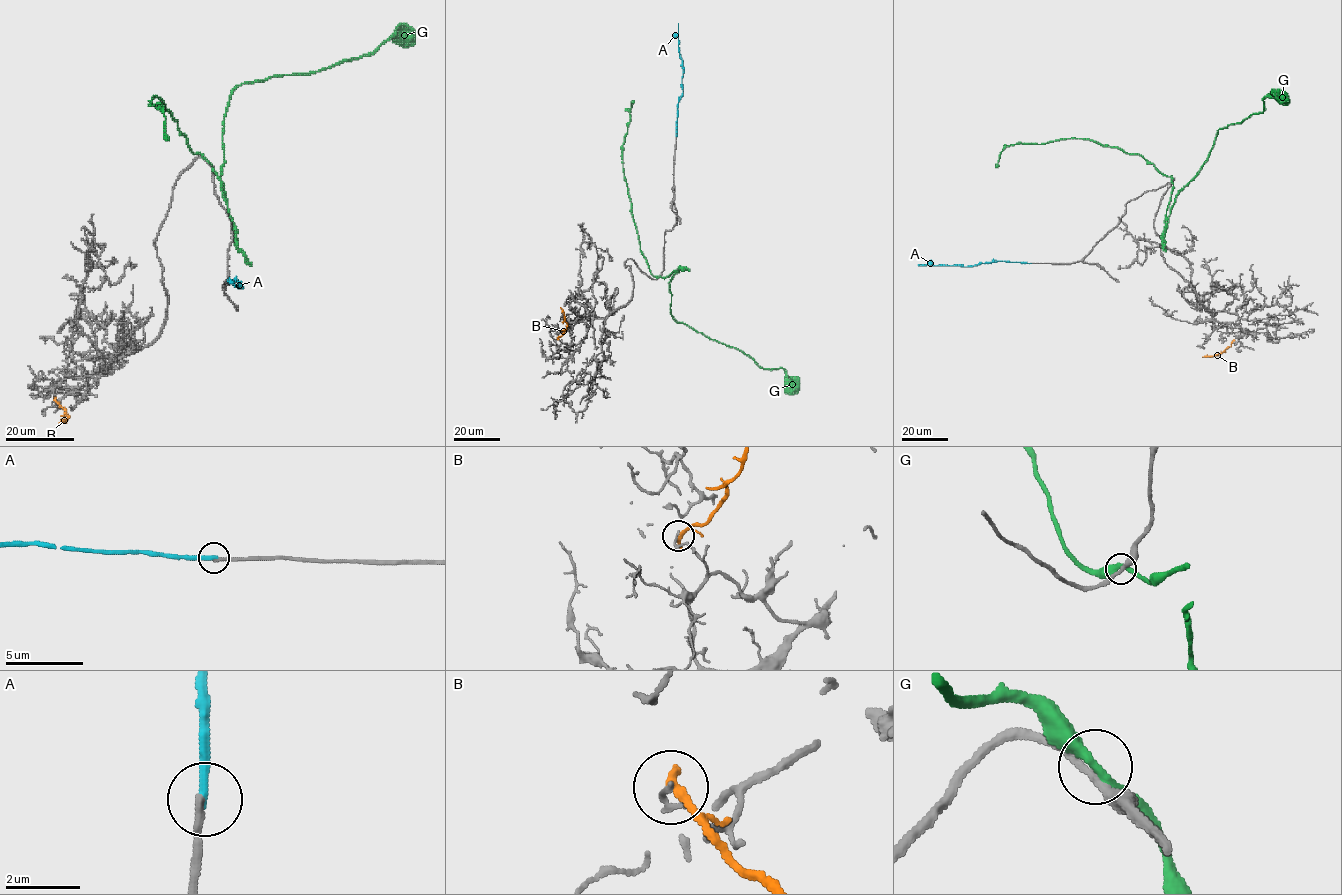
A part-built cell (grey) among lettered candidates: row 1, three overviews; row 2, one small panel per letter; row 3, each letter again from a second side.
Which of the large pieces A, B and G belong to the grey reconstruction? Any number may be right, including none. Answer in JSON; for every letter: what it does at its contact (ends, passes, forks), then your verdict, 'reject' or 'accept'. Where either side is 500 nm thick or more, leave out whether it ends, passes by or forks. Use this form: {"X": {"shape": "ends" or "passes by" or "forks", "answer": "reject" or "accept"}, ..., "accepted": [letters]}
{"A": {"shape": "ends", "answer": "accept"}, "B": {"shape": "ends", "answer": "reject"}, "G": {"shape": "passes by", "answer": "reject"}, "accepted": ["A"]}

